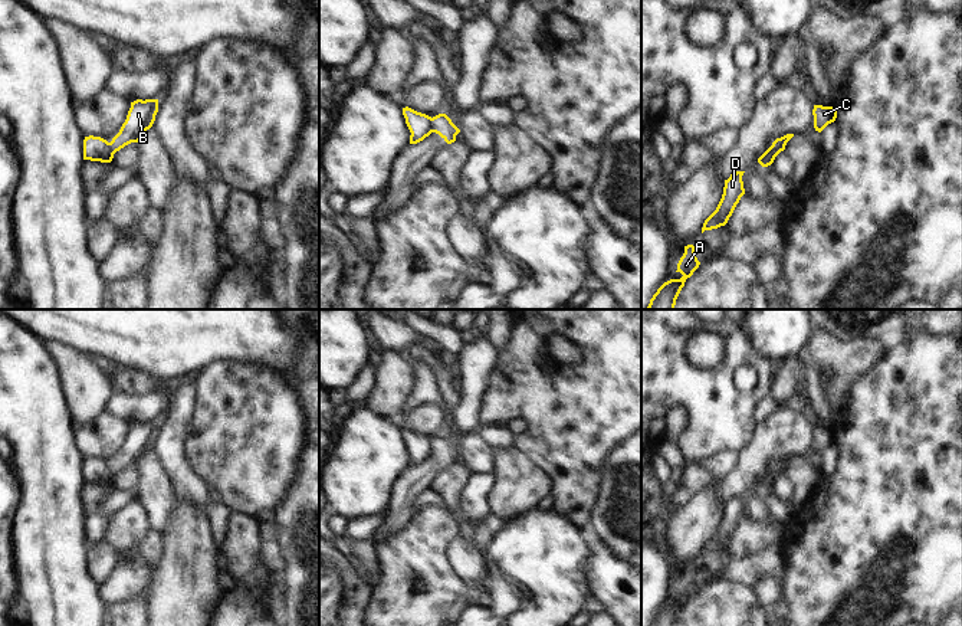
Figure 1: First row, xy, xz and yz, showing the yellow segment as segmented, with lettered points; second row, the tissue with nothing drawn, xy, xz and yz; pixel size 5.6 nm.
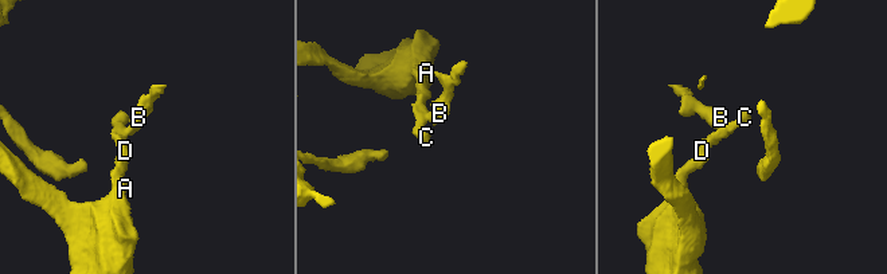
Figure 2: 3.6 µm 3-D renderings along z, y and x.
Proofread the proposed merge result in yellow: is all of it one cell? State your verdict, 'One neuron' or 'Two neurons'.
Two neurons

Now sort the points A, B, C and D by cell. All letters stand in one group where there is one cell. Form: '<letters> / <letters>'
A C D / B

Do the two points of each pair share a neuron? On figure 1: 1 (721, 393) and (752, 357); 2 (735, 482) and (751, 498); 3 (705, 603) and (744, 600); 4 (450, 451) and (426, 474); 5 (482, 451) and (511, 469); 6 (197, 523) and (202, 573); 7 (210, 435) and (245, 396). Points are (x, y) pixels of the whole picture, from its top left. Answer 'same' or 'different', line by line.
1: same
2: different
3: same
4: same
5: different
6: same
7: same

